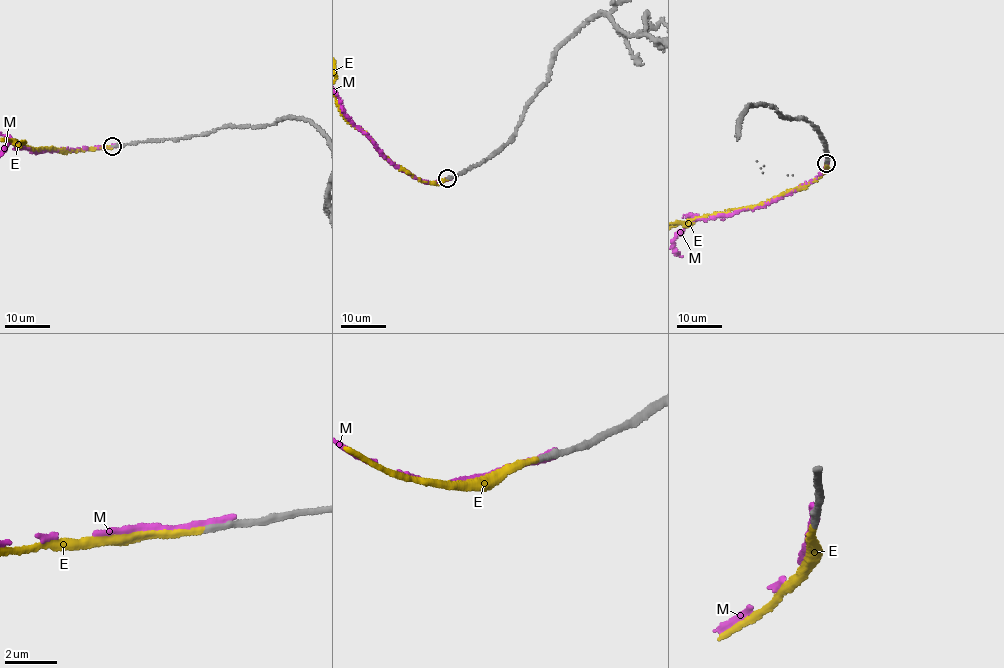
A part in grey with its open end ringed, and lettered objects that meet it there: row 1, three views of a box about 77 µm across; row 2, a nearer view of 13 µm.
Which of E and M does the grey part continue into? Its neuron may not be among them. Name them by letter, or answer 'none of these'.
E

